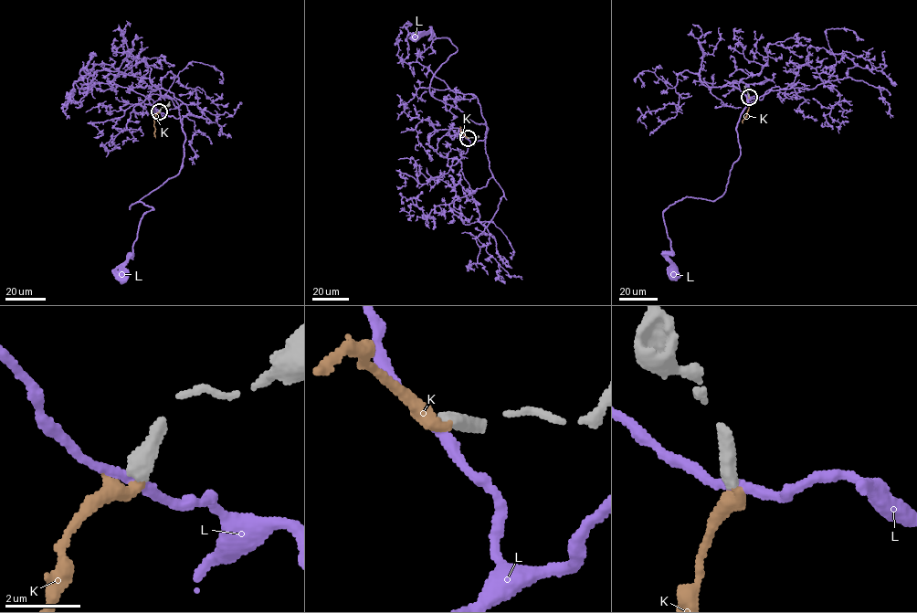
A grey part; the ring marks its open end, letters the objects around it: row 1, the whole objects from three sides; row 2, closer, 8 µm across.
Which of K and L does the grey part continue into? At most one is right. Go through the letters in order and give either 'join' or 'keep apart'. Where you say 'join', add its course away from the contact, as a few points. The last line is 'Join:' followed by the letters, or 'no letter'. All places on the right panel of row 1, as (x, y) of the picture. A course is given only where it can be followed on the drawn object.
K: join | via (749, 97), (748, 110), (743, 123)
L: keep apart
Join: K

